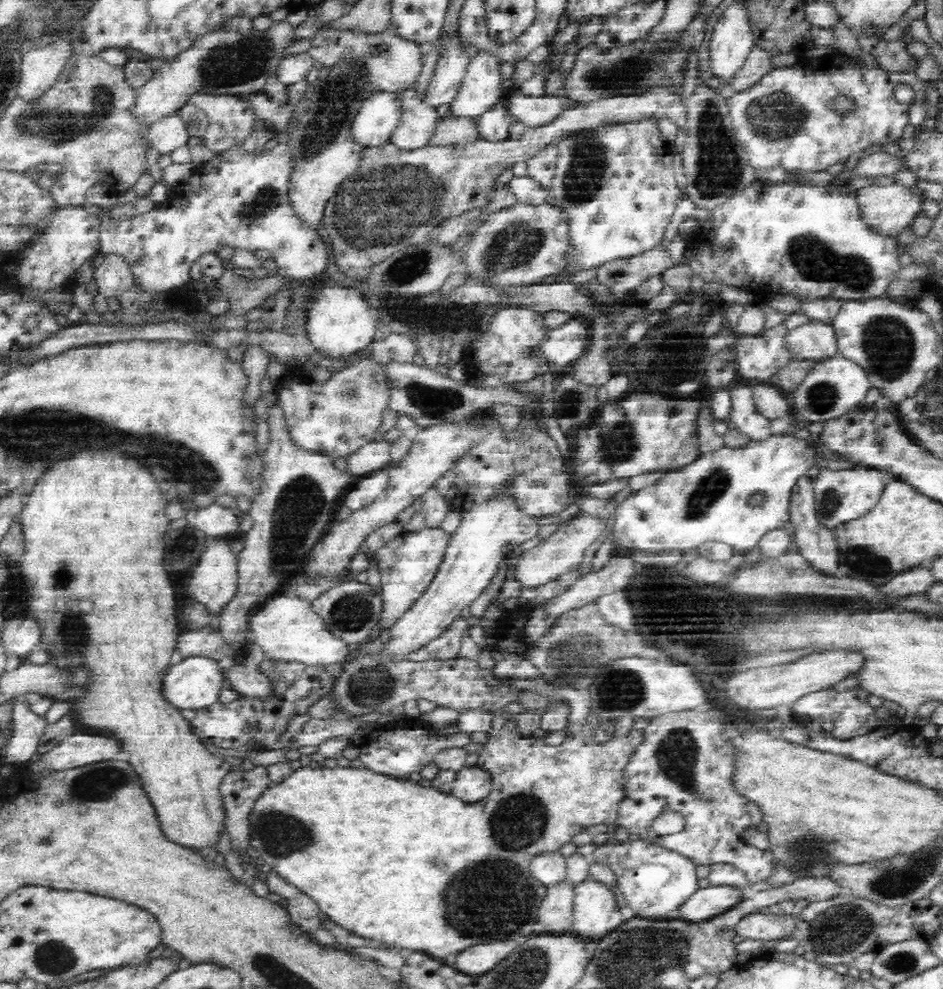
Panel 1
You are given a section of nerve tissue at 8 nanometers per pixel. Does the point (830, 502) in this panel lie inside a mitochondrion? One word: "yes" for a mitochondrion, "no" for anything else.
yes

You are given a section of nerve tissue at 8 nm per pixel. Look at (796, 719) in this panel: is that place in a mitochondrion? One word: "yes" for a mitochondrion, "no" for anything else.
no

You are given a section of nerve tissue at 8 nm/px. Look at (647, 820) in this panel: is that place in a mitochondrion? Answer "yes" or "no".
no

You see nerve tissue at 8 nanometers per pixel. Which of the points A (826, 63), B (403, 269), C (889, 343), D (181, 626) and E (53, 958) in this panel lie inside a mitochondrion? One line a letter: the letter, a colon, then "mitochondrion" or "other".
A: other
B: mitochondrion
C: mitochondrion
D: other
E: mitochondrion

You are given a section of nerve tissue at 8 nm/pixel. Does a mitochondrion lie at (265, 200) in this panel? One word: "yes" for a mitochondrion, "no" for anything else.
yes

